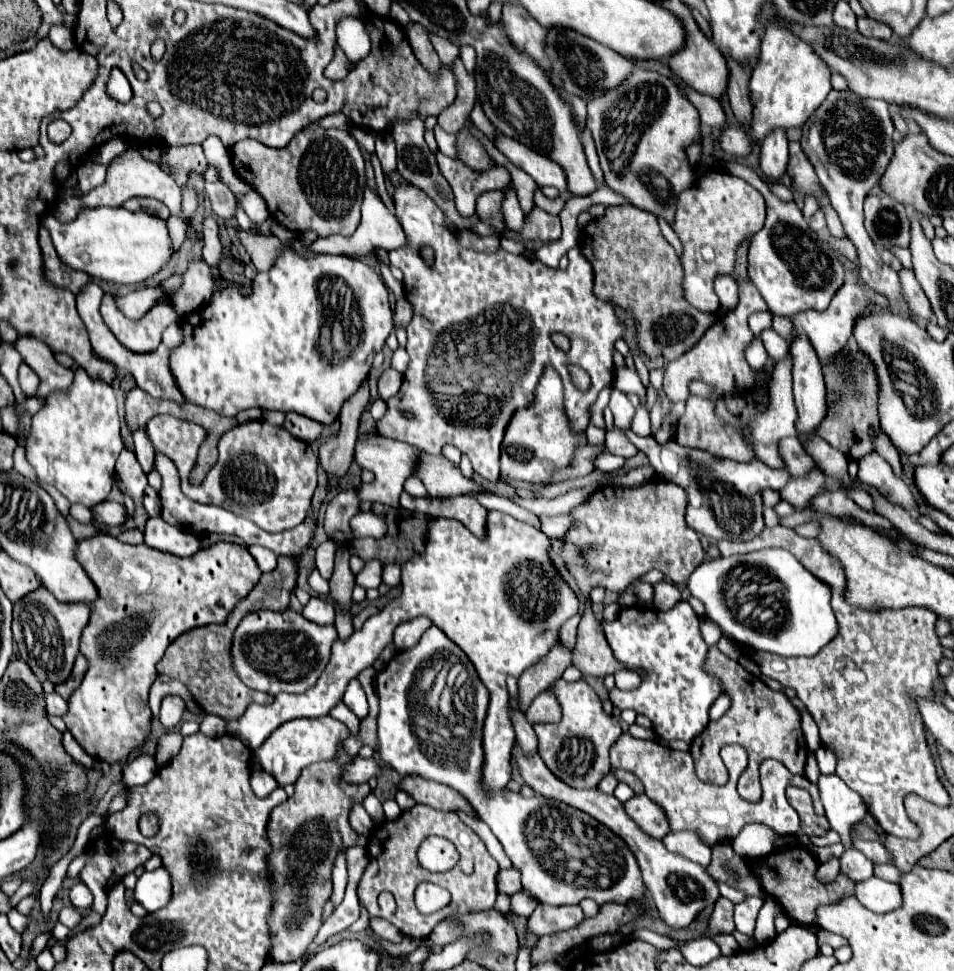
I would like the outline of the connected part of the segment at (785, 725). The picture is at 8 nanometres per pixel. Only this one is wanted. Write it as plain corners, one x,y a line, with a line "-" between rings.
717,646
709,648
709,672
717,674
725,686
725,692
731,696
731,708
691,742
691,756
695,760
695,772
703,782
725,784
725,764
719,756
721,746
739,744
749,754
749,766
745,768
737,784
742,798
749,802
759,802
761,783
759,767
763,760
775,758
785,764
793,774
803,774
807,762
807,744
801,730
801,712
785,696
785,692
775,692
759,678
749,674
737,660
725,656

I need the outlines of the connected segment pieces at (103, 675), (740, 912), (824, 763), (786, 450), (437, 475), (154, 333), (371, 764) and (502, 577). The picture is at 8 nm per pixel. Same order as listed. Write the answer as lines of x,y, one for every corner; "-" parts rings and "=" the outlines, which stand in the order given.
109,534
81,540
77,544
77,560
95,582
99,598
91,608
91,620
81,636
81,652
89,658
89,670
69,700
69,712
63,720
89,756
109,764
121,764
127,760
131,750
143,746
151,732
147,696
157,678
155,664
161,660
169,642
191,628
225,622
233,606
255,588
263,572
249,550
239,544
217,542
189,558
179,558
149,548
147,544
123,544
=
749,896
747,902
735,904
735,926
739,932
753,934
755,920
757,920
761,906
763,906
763,898
759,898
759,896
=
821,746
821,748
815,752
815,758
817,758
819,768
821,768
823,774
833,774
833,772
835,772
839,754
837,754
833,748
829,748
829,746
=
781,440
781,458
785,460
785,468
791,476
805,476
815,466
813,458
797,444
797,440
=
425,454
425,458
421,458
421,466
415,476
419,476
423,480
427,492
431,496
455,498
455,496
465,496
465,494
487,492
485,486
481,486
473,478
463,476
461,468
451,464
443,456
=
173,274
171,278
163,280
163,282
159,284
159,288
163,290
163,296
161,296
161,298
157,300
157,304
155,304
151,310
147,310
145,316
139,318
139,320
127,318
127,316
119,310
117,298
115,298
111,292
107,292
105,298
103,298
103,302
101,302
101,316
105,318
105,324
115,332
117,340
119,340
123,346
127,346
129,350
133,350
133,352
149,352
149,350
155,350
155,348
161,344
161,334
163,334
163,330
179,318
177,312
175,312
175,308
173,308
171,294
173,294
175,290
179,290
181,284
183,284
183,276
181,276
181,274
=
355,756
353,762
349,762
349,766
345,766
341,778
345,782
357,784
357,782
369,782
369,778
373,778
377,774
379,774
379,770
377,770
377,762
373,758
365,760
361,756
=
499,510
487,514
485,530
487,536
477,538
463,522
437,518
437,522
429,526
429,546
425,554
411,558
403,566
401,596
391,600
381,612
369,616
361,630
355,630
345,640
335,640
329,664
317,684
303,694
277,694
269,706
249,704
243,716
225,720
225,732
255,752
283,722
327,716
329,710
343,700
347,682
367,666
373,666
391,644
393,630
401,622
427,616
469,656
481,682
489,690
491,702
483,728
483,782
487,788
503,788
511,780
511,754
515,746
511,698
505,680
507,676
519,678
559,644
559,630
567,618
577,614
579,598
551,564
551,540
543,532

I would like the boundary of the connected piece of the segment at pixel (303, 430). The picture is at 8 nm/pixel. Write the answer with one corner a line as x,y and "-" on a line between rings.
289,412
287,414
283,428
289,434
293,434
295,438
299,438
299,440
303,440
307,444
315,442
323,434
323,430
325,430
325,426
323,424
317,424
317,420
311,420
307,416
299,416
295,412

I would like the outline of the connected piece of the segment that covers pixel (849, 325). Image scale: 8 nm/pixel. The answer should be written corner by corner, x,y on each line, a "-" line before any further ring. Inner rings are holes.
847,272
847,278
845,278
843,286
835,292
835,296
833,296
833,300
831,300
831,304
829,304
827,310
821,310
821,312
817,312
817,310
805,310
805,312
795,314
791,318
791,322
795,324
795,328
799,326
799,330
803,330
809,336
815,352
819,354
819,360
829,360
837,352
849,350
849,340
853,336
853,322
855,322
855,318
859,314
867,312
867,306
871,302
875,302
875,304
879,304
883,308
891,308
891,302
885,296
881,296
877,292
871,292
867,286
861,284
861,280
855,274

